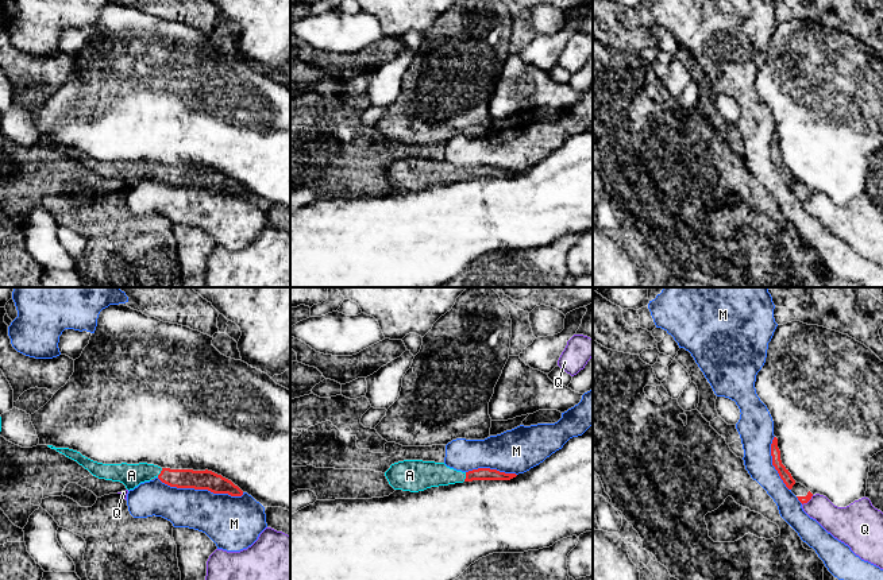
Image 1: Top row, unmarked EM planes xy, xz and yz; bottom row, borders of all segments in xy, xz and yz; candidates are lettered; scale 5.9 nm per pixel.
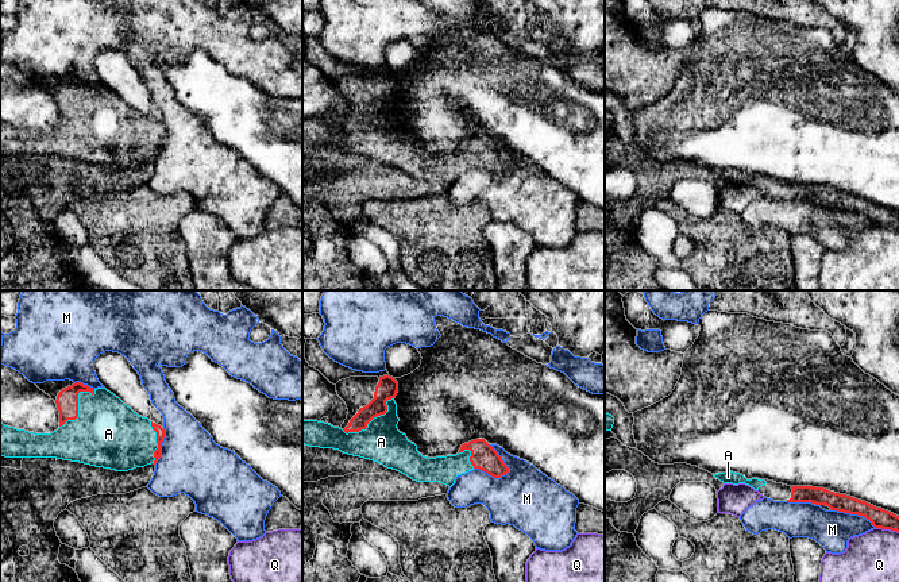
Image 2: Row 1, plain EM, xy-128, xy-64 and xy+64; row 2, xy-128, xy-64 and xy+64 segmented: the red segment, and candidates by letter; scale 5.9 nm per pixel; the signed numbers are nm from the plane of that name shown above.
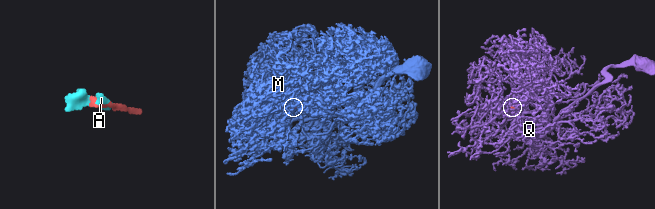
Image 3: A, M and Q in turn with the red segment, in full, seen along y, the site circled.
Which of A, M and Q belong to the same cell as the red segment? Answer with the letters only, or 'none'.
A

